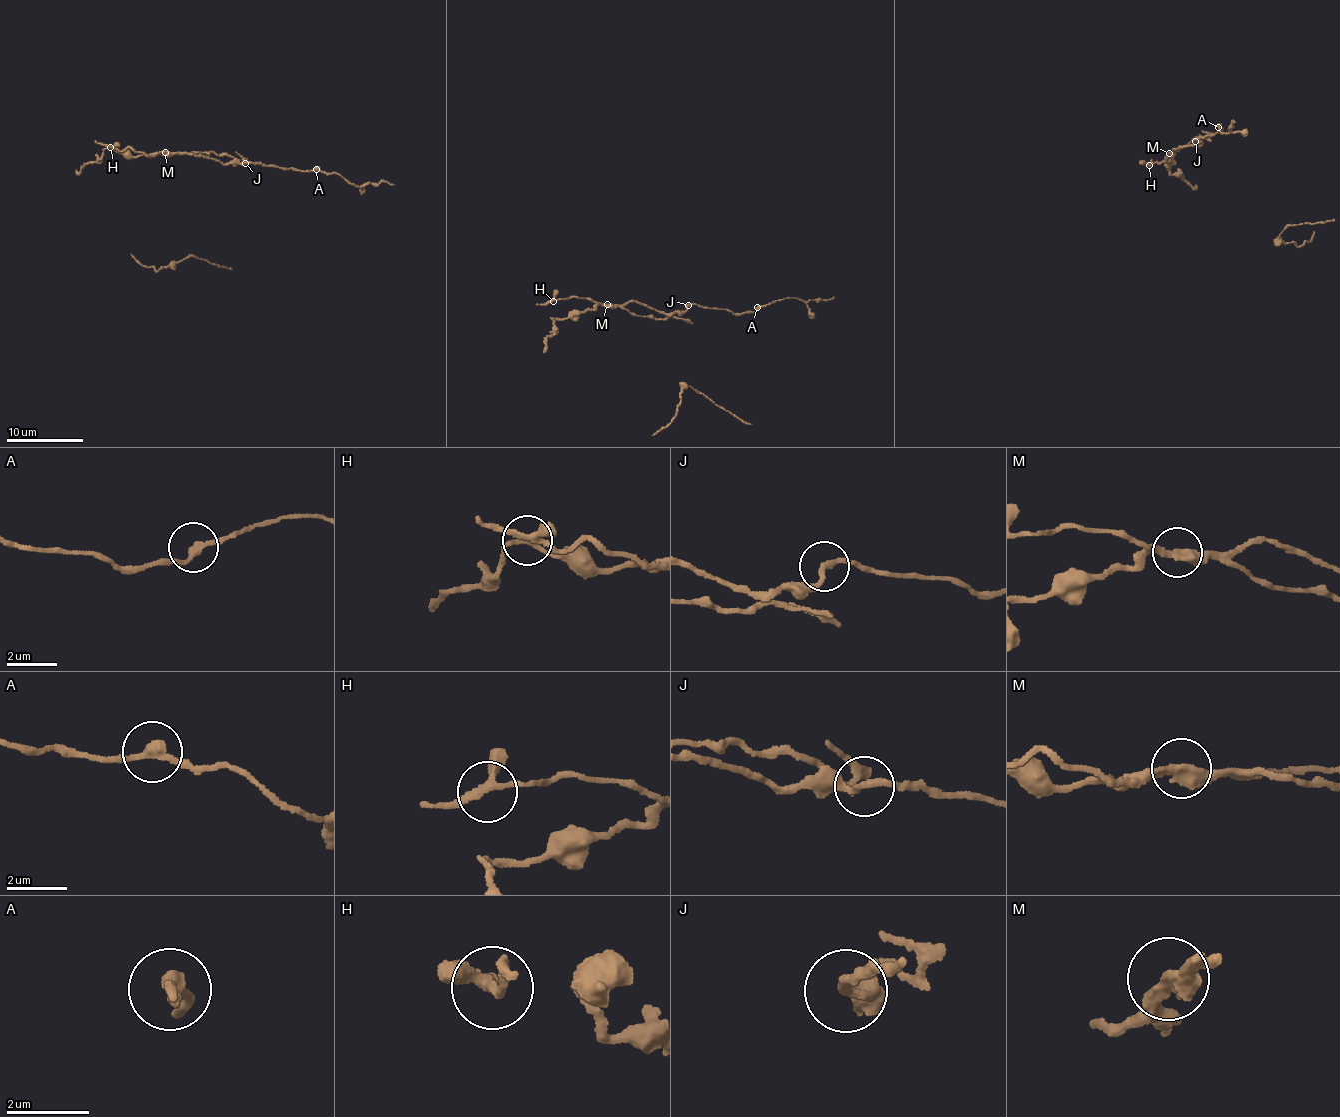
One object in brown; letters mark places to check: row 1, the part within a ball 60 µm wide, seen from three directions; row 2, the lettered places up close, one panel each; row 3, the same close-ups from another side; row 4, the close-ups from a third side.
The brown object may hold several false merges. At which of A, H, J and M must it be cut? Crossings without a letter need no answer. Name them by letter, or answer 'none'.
M

